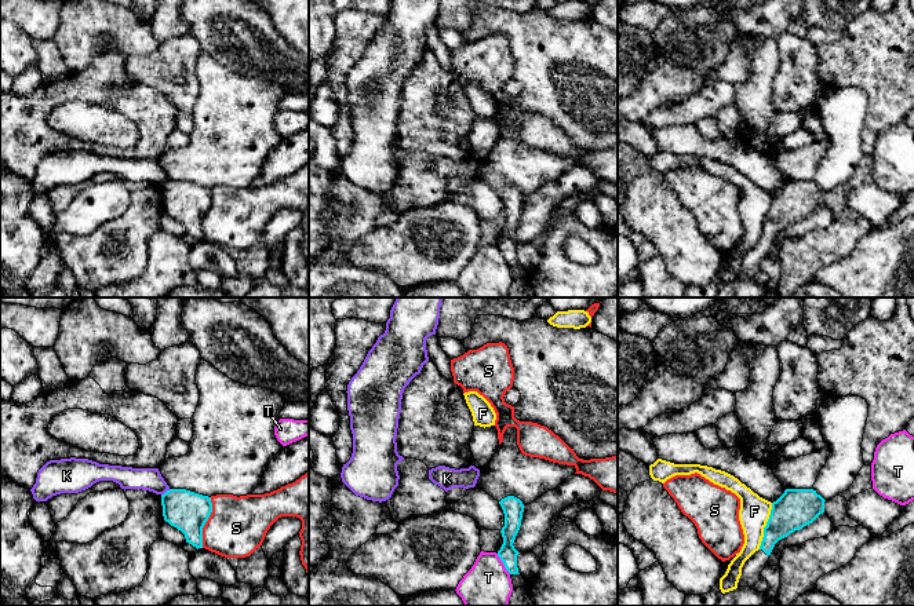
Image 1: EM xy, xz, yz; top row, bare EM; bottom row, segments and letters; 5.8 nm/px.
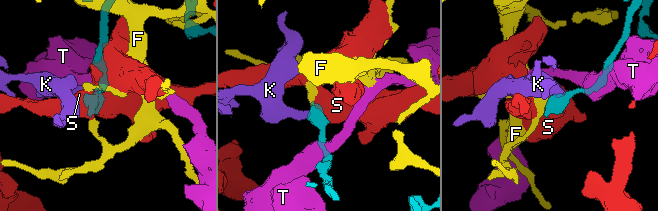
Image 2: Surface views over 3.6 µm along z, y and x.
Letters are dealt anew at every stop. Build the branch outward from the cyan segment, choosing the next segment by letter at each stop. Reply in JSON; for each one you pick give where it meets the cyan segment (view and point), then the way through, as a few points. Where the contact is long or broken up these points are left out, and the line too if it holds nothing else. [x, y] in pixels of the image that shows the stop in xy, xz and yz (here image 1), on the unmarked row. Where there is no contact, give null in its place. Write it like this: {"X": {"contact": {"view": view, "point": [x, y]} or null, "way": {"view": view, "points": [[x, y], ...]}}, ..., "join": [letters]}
{"join": []}

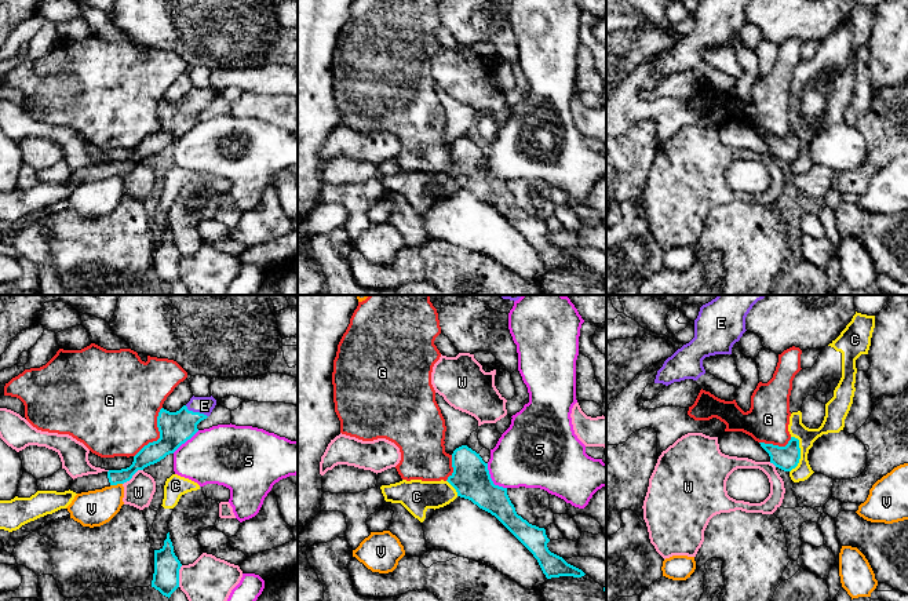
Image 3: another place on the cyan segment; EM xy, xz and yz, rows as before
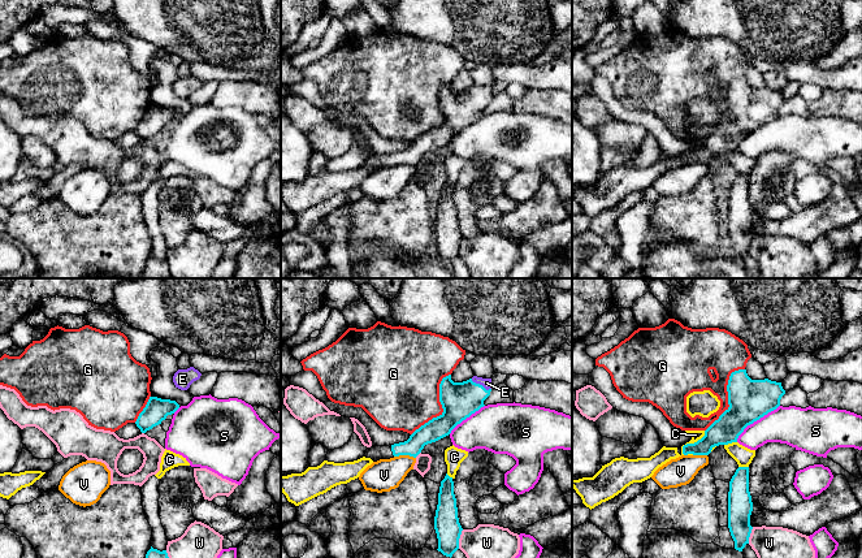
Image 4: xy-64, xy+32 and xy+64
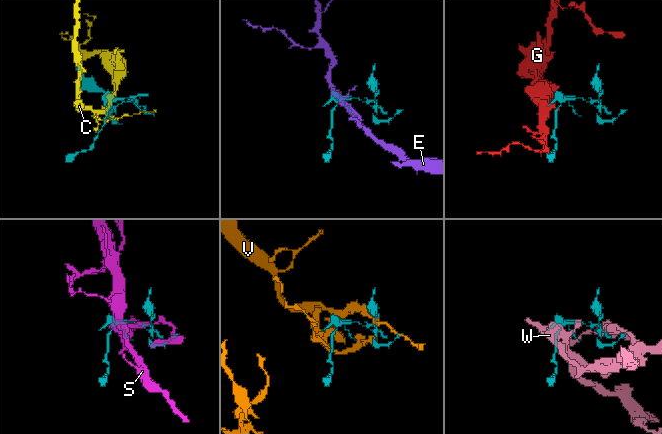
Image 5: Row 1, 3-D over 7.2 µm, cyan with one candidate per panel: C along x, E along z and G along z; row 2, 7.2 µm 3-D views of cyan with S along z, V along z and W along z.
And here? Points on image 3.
{"E": {"contact": {"view": "xy", "point": [196, 104]}, "way": {"view": "xy", "points": [[177, 119], [196, 104], [204, 97]]}}, "join": ["E"]}

